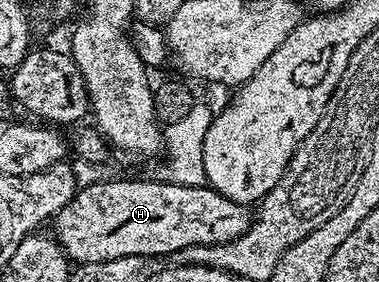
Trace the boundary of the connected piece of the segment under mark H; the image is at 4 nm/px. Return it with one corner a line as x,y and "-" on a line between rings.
159,178
159,180
97,180
94,184
78,187
77,194
71,202
67,202
67,206
63,206
63,210
59,210
55,217
55,225
57,224
57,232
55,231
55,239
61,245
61,249
65,251
70,261
77,264
94,264
95,262
107,262
115,258
127,258
128,256
139,256
142,258
150,258
149,256
165,256
172,257
173,253
183,250
187,246
203,246
204,244
226,244
235,238
239,238
244,232
252,226
255,216
248,204
236,204
231,202
231,198
223,198
223,194
219,194
211,187
204,186
196,188
195,186
181,186
170,184
167,179

